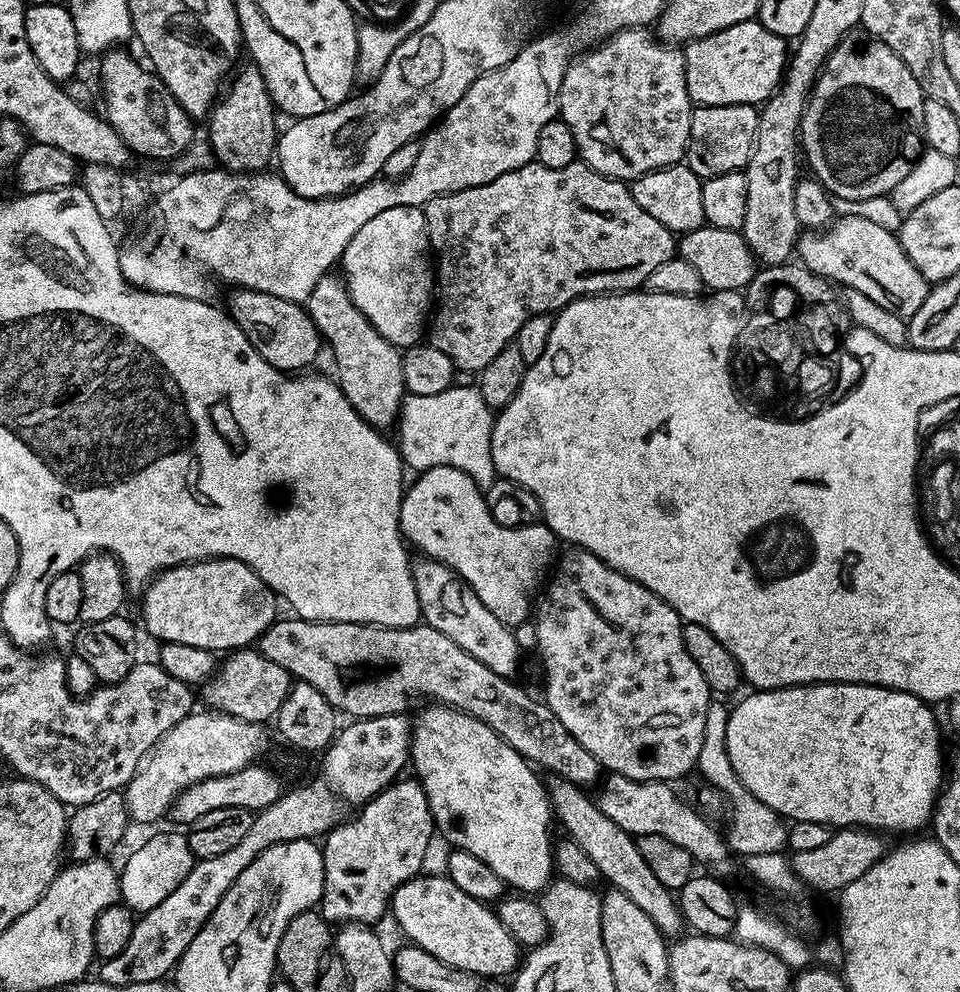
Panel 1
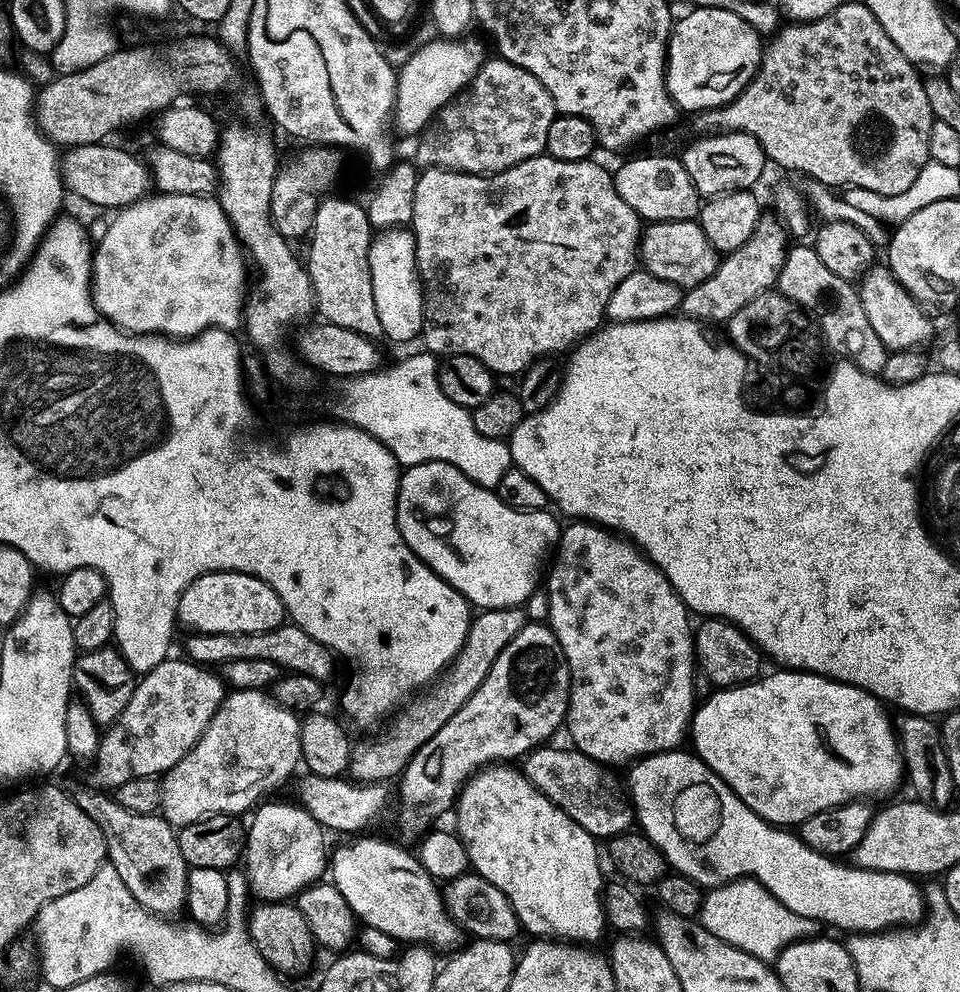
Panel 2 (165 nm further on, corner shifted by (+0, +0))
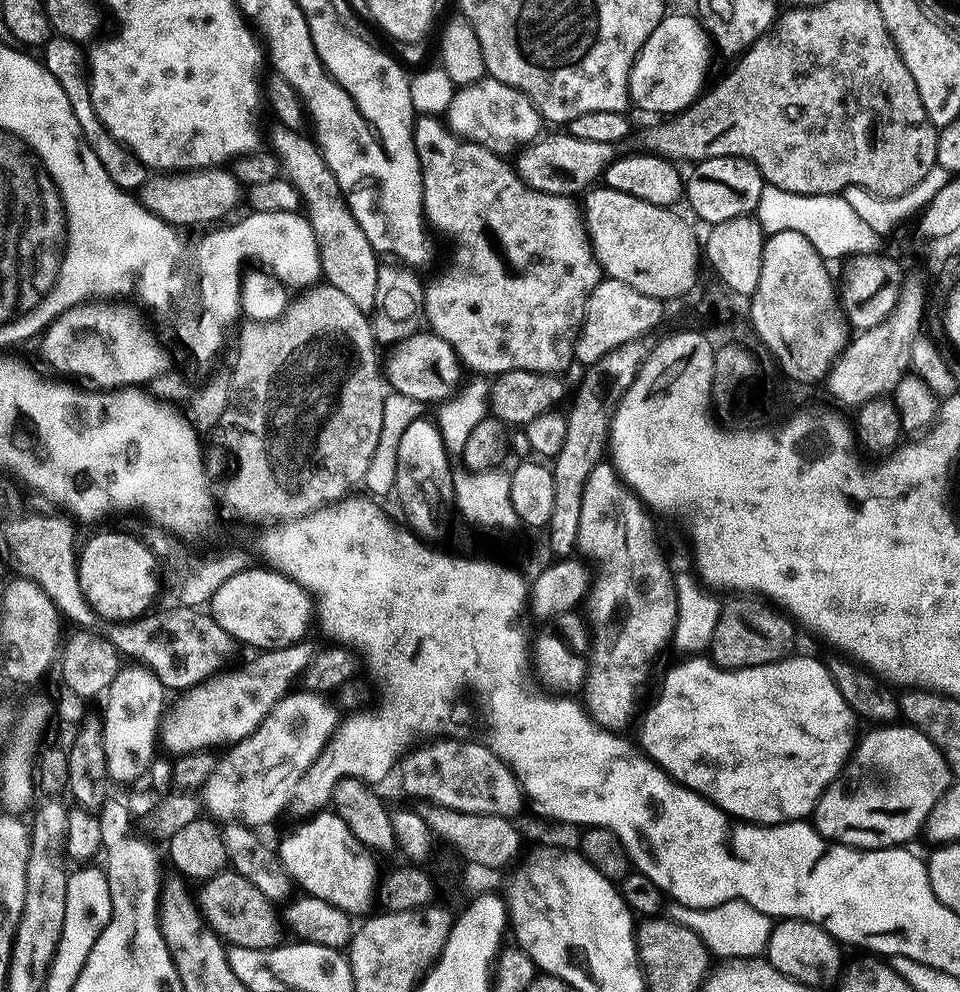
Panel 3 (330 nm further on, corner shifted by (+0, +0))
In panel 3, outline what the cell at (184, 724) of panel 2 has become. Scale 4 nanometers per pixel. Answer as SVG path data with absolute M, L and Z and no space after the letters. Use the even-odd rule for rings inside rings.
M308 642L291 644L285 648L270 648L261 651L257 660L241 668L229 667L193 688L183 689L177 695L180 697L167 705L160 722L158 740L163 751L165 748L172 752L173 757L185 756L187 752L216 750L219 744L234 745L254 734L266 714L270 714L278 701L288 695L310 662L313 651L313 645L308 645Z

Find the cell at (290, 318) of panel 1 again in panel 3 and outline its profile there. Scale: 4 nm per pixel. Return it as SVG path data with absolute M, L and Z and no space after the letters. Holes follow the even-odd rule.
M421 330L404 340L391 345L388 361L382 364L382 372L386 383L397 396L405 396L421 405L435 405L443 402L461 387L460 372L462 365L456 351L442 338L438 338L431 330Z

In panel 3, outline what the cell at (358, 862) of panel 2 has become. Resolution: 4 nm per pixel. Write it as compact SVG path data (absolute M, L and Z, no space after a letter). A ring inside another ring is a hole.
M325 810L307 821L301 832L293 834L280 844L280 860L287 875L301 884L309 896L317 896L349 914L373 911L372 895L377 895L376 860L370 849L342 822L335 811Z

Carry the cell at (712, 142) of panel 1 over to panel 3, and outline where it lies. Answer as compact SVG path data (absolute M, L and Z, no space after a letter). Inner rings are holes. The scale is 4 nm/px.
M723 156L722 158L706 158L695 161L692 177L686 180L686 204L692 207L692 212L700 220L705 220L705 225L711 226L718 222L726 222L726 218L738 218L755 213L758 198L762 198L765 178L752 161L743 160L740 156Z

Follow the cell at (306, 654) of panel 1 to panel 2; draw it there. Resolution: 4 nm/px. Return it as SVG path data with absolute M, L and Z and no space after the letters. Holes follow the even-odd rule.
M285 622L274 630L266 630L258 634L206 634L197 632L189 635L189 640L184 644L183 655L193 664L201 666L223 666L231 660L242 658L264 658L280 665L281 669L292 674L313 676L321 682L327 681L327 676L332 672L332 660L334 656L329 649L323 648L310 634L306 634L301 628L291 622Z

